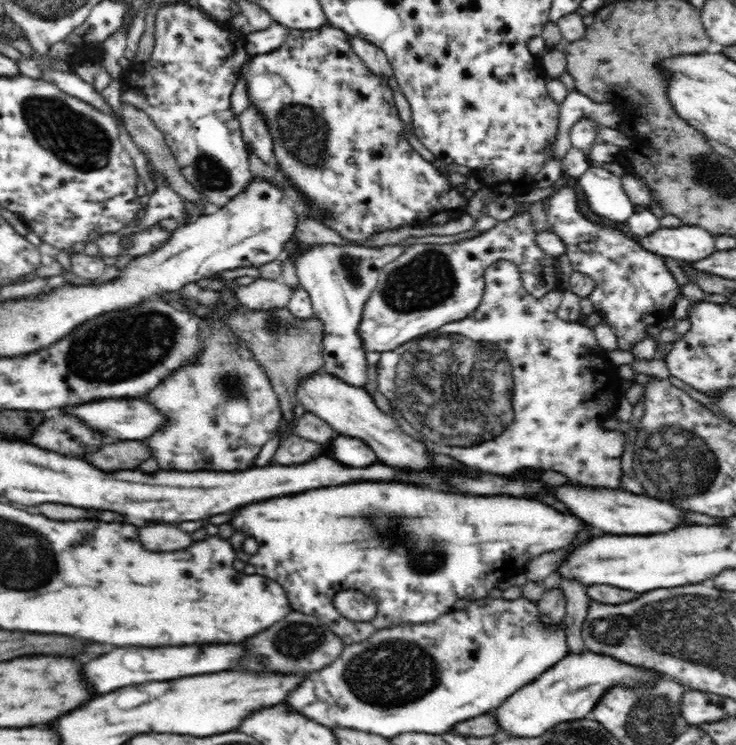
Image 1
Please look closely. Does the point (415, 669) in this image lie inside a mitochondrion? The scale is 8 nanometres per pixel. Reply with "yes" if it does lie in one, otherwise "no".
yes

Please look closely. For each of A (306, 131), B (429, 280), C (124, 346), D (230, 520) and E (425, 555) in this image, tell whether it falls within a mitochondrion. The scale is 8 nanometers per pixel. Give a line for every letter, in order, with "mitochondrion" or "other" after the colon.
A: mitochondrion
B: mitochondrion
C: mitochondrion
D: other
E: mitochondrion

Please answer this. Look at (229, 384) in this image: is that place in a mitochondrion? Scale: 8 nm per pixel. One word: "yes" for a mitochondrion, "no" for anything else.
yes

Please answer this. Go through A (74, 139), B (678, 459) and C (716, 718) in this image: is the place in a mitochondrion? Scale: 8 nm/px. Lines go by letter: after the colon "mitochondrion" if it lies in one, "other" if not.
A: mitochondrion
B: mitochondrion
C: other

